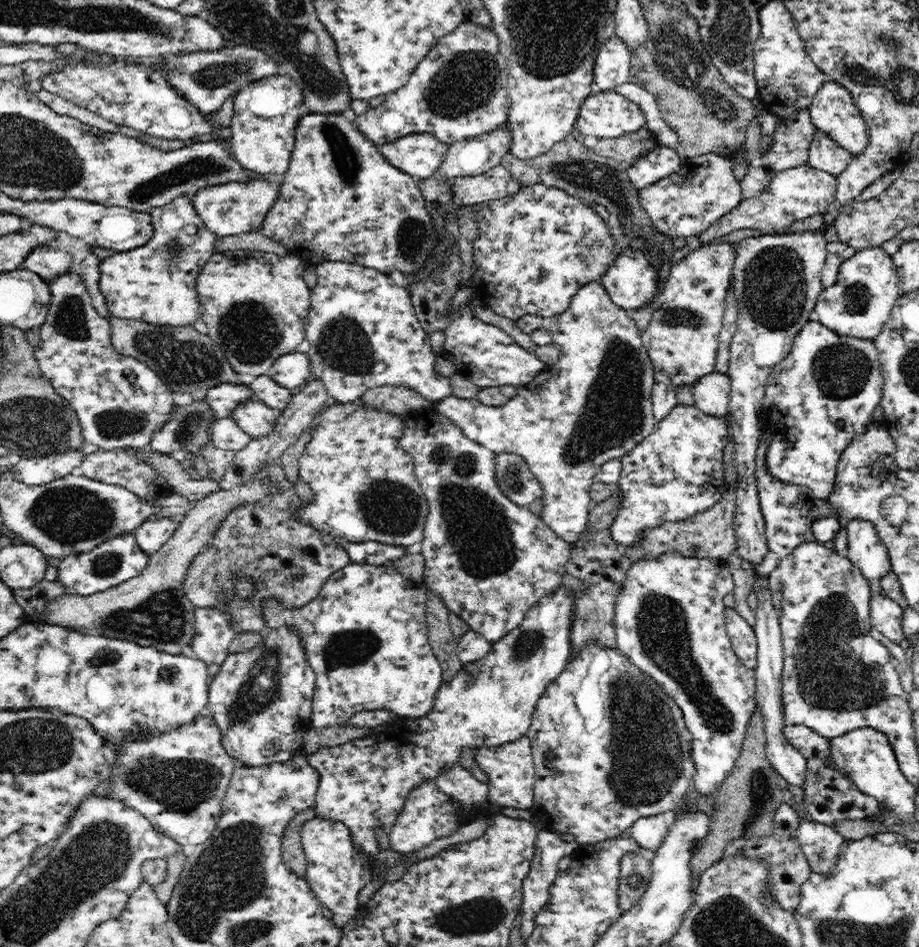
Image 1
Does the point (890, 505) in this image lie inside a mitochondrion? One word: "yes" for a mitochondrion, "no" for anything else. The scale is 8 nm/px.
yes

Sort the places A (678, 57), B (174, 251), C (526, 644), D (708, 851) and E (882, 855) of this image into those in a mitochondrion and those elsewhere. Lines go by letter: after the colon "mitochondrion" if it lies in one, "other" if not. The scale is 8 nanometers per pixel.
A: mitochondrion
B: mitochondrion
C: mitochondrion
D: other
E: other

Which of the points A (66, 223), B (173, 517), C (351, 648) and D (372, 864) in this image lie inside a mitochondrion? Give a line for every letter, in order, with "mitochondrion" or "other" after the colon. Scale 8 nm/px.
A: other
B: other
C: mitochondrion
D: other

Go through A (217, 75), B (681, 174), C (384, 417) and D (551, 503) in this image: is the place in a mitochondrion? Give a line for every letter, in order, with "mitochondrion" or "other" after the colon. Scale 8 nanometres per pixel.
A: mitochondrion
B: other
C: other
D: other

